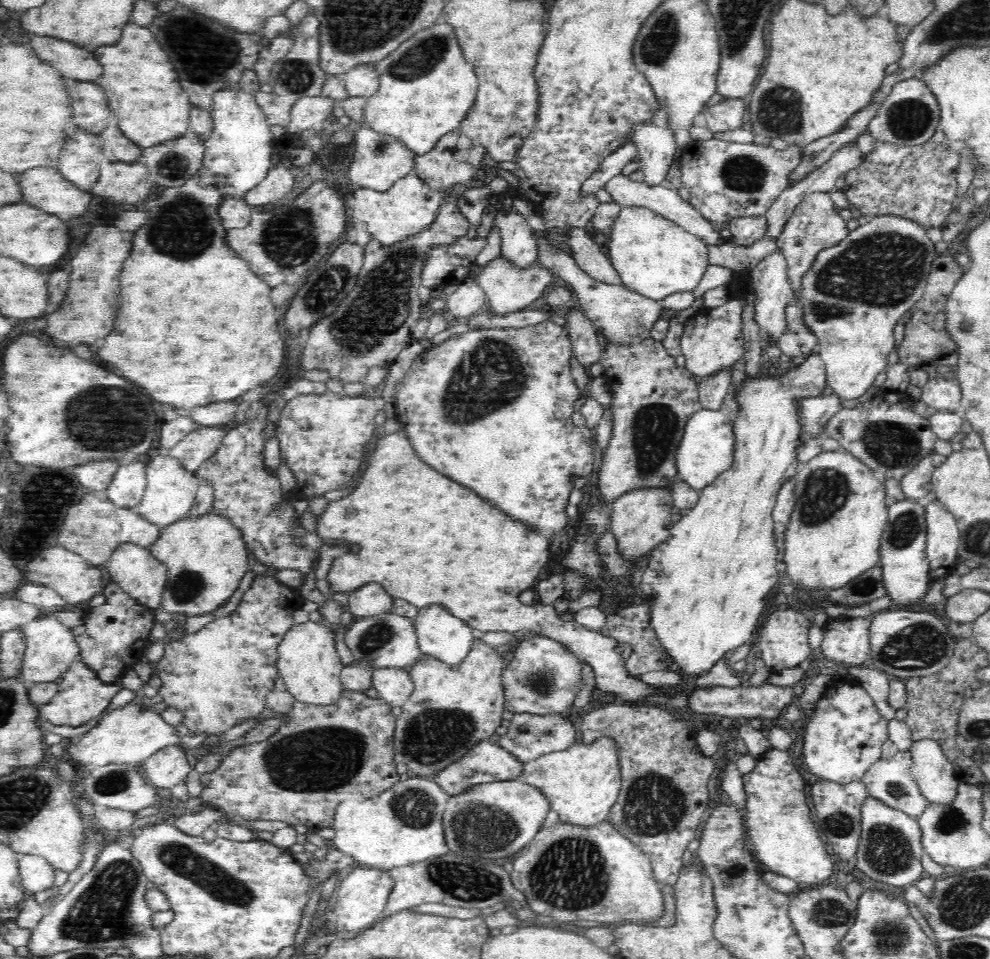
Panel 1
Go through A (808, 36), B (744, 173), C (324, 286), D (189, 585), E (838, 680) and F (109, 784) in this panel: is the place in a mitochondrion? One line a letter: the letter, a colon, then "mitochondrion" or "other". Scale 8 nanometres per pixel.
A: other
B: mitochondrion
C: mitochondrion
D: mitochondrion
E: other
F: mitochondrion

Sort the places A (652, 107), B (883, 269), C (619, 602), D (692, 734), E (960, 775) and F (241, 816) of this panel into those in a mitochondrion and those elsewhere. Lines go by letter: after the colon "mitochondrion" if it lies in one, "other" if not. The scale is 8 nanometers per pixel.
A: other
B: mitochondrion
C: other
D: other
E: other
F: other

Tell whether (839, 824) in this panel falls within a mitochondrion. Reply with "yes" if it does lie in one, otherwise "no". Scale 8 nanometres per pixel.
yes

